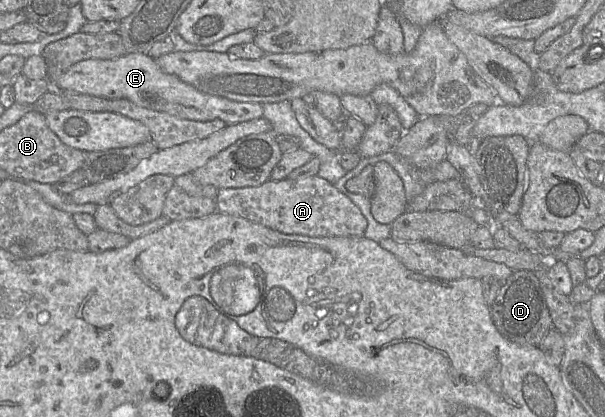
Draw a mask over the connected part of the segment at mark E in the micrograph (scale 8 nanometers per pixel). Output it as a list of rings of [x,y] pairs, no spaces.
[[[127,53],[115,59],[87,59],[72,65],[56,82],[59,91],[74,91],[107,99],[128,99],[136,105],[195,121],[223,120],[227,125],[263,116],[262,104],[237,102],[199,91],[178,76],[164,72],[144,53]]]

